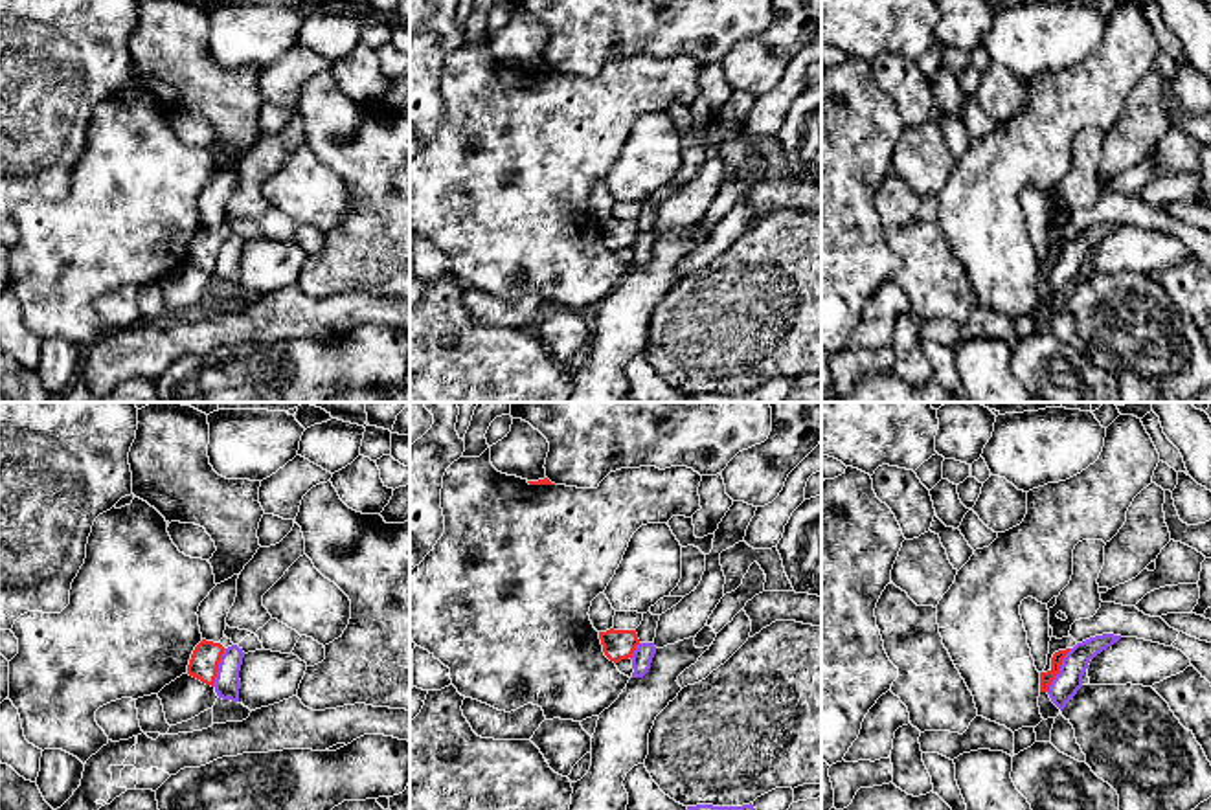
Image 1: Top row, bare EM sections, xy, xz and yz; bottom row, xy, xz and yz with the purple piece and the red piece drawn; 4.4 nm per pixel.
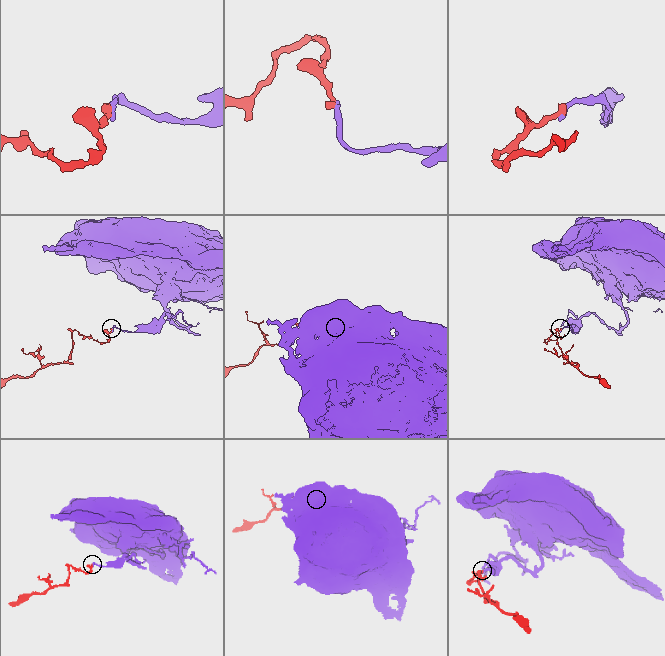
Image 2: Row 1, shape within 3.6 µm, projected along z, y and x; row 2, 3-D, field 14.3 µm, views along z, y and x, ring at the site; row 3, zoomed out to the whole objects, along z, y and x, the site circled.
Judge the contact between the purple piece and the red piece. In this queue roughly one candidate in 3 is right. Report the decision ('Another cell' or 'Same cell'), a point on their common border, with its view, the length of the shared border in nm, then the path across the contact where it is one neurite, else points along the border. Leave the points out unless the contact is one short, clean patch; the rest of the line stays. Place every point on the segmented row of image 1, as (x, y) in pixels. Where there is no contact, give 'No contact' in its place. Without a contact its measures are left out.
Another cell. Touches purple at yz (1061, 671). Shared border 220 nm. Boundary: yz (1070, 649), (1061, 671), (1046, 691)

